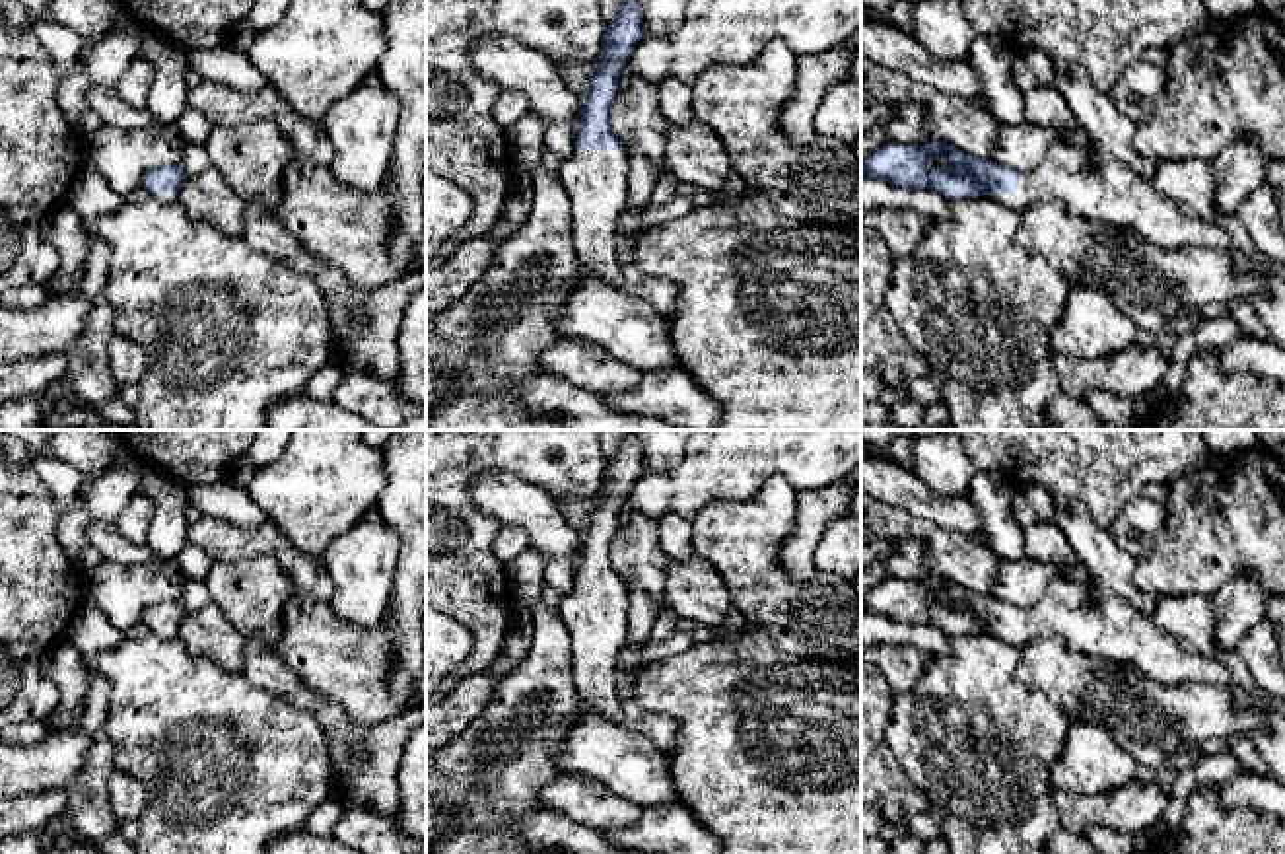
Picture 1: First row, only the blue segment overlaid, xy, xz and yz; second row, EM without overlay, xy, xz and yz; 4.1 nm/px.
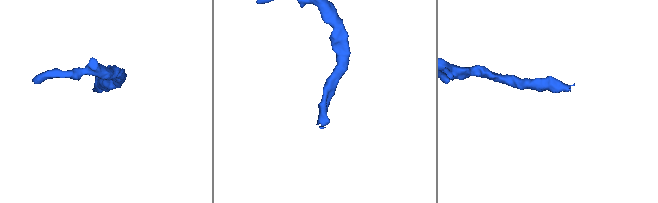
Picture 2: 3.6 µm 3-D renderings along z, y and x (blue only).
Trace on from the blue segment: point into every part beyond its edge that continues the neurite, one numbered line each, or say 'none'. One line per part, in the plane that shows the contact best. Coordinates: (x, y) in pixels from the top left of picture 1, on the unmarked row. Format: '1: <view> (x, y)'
1: yz (1099, 623)

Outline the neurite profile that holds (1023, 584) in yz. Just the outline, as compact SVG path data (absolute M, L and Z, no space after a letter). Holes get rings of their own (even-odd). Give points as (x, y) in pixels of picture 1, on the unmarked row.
M1036 560L999 562L993 595L1009 605L1023 609L1032 607L1042 599L1048 586L1056 578L1065 578L1054 564Z

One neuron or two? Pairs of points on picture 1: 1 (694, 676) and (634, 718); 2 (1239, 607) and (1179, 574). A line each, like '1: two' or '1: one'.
1: two
2: two

